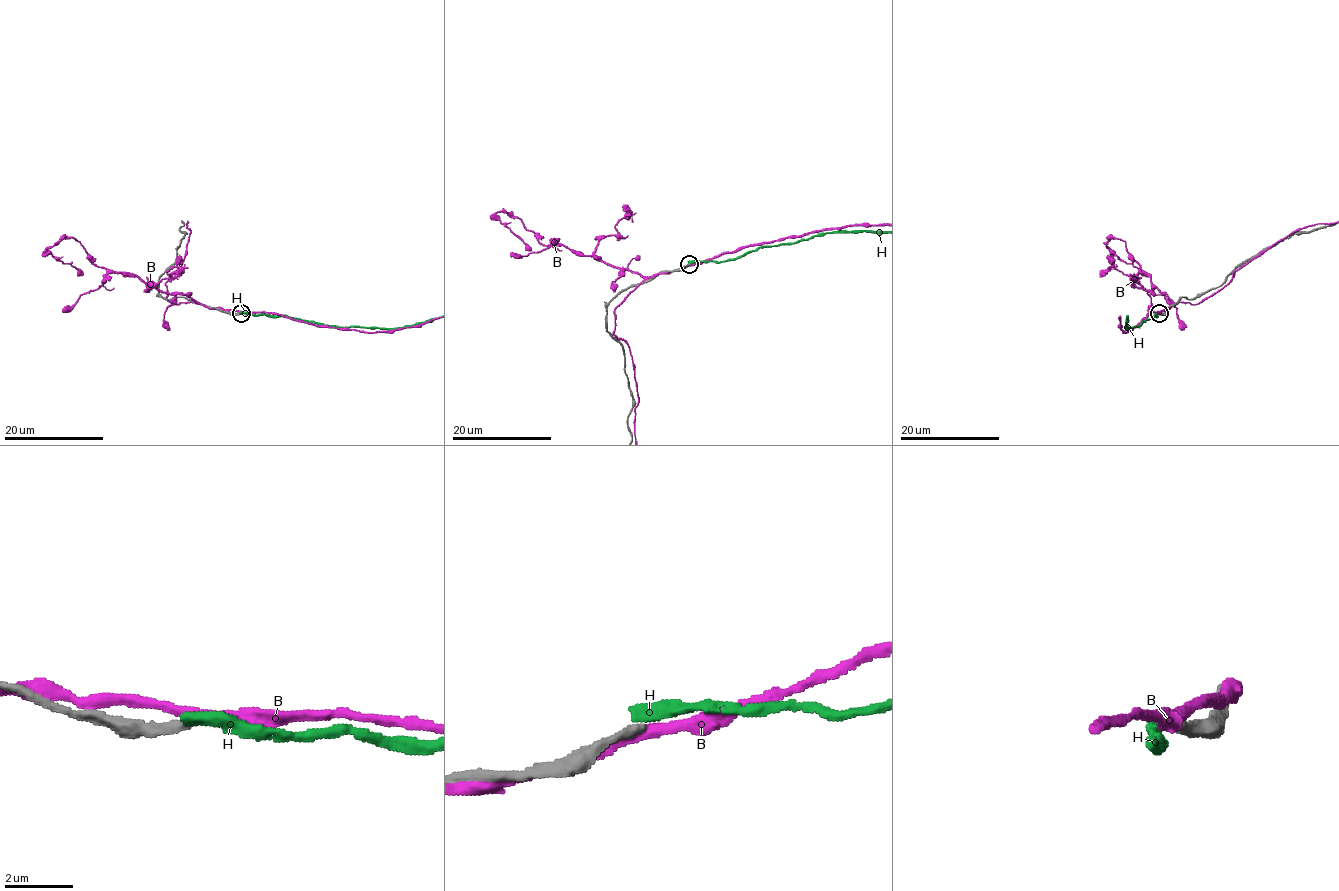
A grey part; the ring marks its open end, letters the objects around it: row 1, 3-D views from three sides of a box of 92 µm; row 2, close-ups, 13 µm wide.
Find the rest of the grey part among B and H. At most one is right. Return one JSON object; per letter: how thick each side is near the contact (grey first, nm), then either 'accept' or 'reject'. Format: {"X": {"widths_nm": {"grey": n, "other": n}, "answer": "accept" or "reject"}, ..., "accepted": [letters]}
{"B": {"widths_nm": {"grey": 280, "other": 280}, "answer": "reject"}, "H": {"widths_nm": {"grey": 280, "other": 400}, "answer": "reject"}, "accepted": []}

